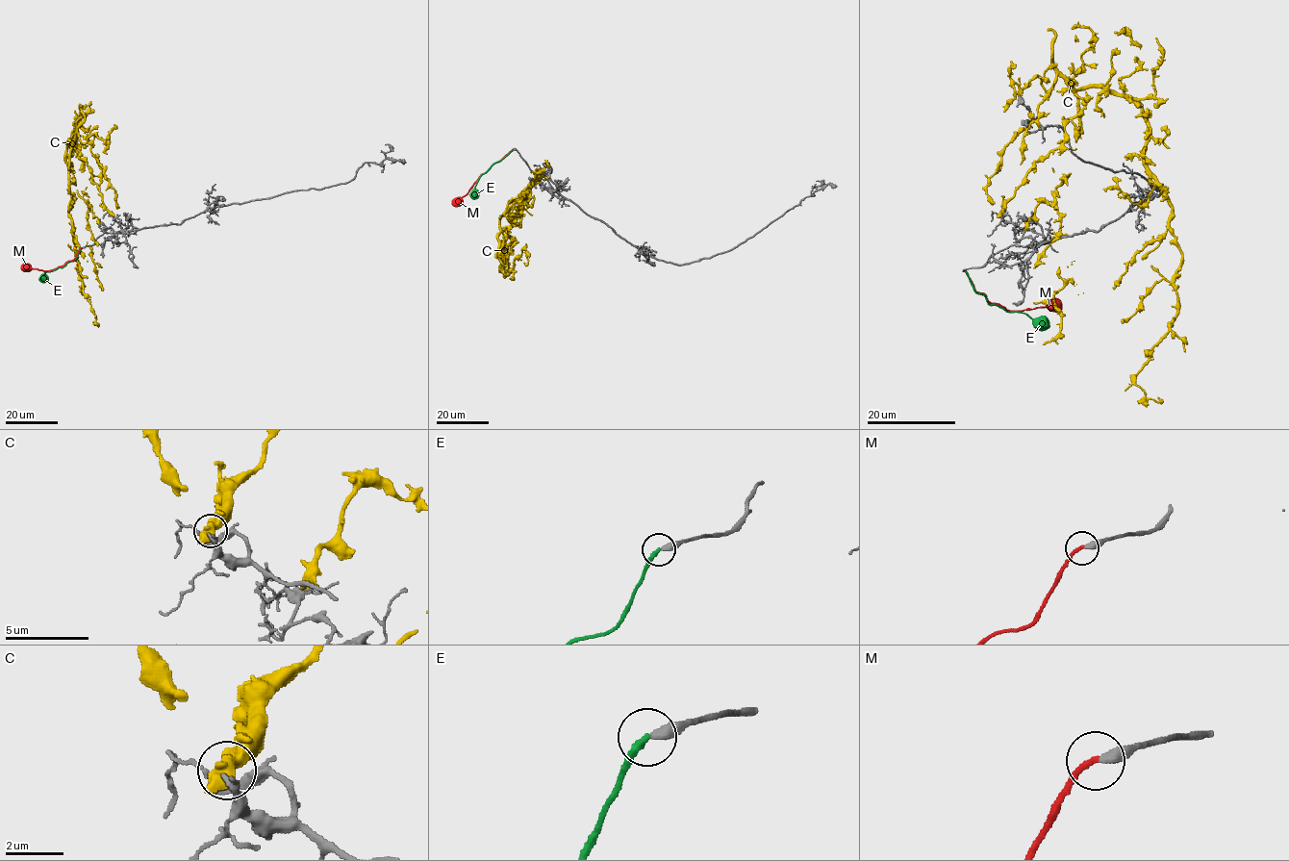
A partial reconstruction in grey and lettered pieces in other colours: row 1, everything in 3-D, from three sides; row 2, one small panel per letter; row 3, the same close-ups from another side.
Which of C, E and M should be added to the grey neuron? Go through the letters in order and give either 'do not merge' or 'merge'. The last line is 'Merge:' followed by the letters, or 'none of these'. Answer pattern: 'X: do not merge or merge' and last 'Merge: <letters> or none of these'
C: do not merge
E: do not merge
M: merge
Merge: M

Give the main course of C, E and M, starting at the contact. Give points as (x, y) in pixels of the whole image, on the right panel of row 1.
C: (999, 215), (1065, 138), (1077, 90), (1139, 105), (1144, 166), (1181, 253), (1176, 316), (1136, 376), (1158, 397)
E: (965, 271), (973, 287), (989, 303), (1024, 313), (1033, 319), (1042, 317), (1049, 325)
M: (965, 271), (976, 291), (1005, 309), (1048, 307), (1054, 301), (1059, 305)

